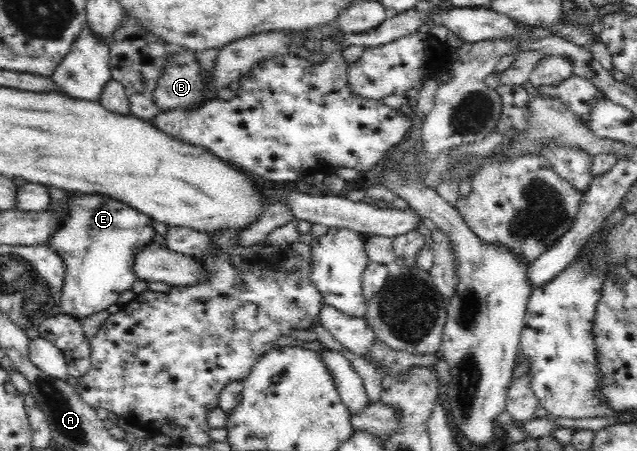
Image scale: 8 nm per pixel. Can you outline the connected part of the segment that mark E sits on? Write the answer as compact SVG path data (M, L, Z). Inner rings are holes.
M66 191L66 201L53 202L51 200L44 212L52 214L58 222L61 222L60 226L53 230L49 240L44 243L47 249L51 249L63 261L61 312L81 320L95 312L107 310L109 306L116 304L121 294L132 290L135 280L138 280L135 275L135 258L141 250L154 244L156 230L151 217L107 195L70 193L69 191Z

